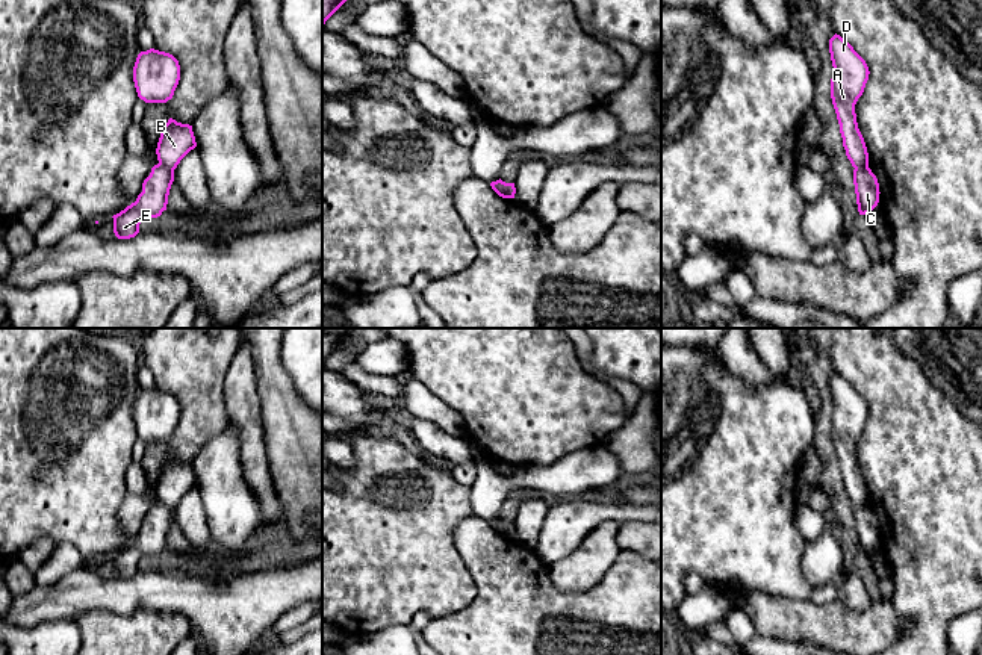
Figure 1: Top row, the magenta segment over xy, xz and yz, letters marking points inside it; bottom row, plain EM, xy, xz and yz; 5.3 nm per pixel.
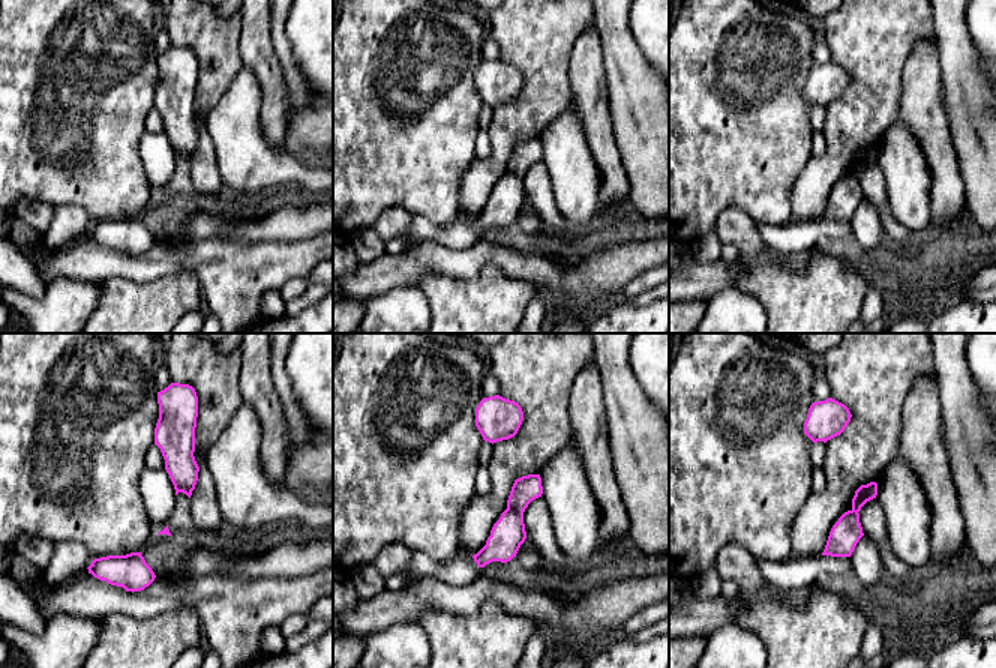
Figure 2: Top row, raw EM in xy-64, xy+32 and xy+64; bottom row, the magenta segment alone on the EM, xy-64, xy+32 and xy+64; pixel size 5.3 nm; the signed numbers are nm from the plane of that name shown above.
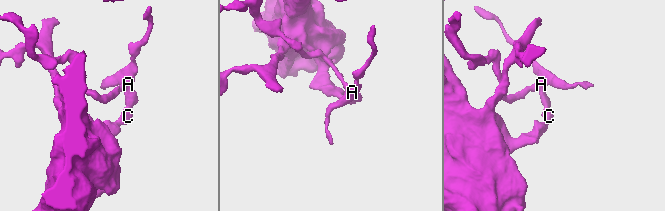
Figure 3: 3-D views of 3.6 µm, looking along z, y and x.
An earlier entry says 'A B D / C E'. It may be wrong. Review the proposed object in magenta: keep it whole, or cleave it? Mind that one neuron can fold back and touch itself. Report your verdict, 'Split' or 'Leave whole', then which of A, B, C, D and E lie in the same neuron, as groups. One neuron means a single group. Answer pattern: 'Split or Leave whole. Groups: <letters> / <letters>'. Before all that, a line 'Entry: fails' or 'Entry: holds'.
Entry: holds
Split. Groups: A B D / C E

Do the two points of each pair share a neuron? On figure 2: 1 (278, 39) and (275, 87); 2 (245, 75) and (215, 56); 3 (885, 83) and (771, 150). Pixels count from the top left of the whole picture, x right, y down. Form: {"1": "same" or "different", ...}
{"1": "different", "2": "different", "3": "different"}

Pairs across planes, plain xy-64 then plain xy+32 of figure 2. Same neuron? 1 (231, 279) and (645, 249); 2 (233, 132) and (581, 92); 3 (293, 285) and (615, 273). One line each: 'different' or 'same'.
1: same
2: different
3: different

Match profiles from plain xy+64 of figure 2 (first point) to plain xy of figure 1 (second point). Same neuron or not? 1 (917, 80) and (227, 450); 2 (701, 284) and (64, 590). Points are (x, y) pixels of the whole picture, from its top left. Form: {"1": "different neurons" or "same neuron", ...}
{"1": "different neurons", "2": "same neuron"}

